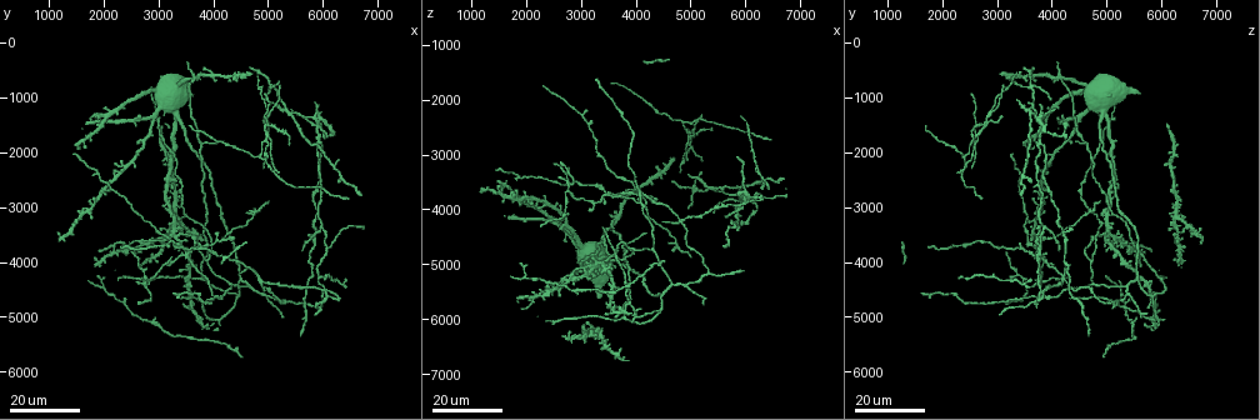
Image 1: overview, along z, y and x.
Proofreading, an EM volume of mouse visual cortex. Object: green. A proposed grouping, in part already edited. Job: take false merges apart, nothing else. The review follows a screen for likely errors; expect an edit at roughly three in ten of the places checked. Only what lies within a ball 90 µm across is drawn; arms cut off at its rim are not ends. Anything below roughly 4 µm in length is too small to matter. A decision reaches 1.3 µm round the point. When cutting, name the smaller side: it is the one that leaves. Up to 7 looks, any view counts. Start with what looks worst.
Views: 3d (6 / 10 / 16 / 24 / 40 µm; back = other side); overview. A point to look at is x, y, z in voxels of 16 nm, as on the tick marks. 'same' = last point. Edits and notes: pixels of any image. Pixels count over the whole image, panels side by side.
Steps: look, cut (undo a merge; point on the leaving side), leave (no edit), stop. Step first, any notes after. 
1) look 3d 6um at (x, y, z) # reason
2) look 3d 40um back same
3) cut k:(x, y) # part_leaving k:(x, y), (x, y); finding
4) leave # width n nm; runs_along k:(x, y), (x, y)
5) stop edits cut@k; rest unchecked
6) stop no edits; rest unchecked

look 3d 24um at (3450, 3900, 3700) # four or more arms meet

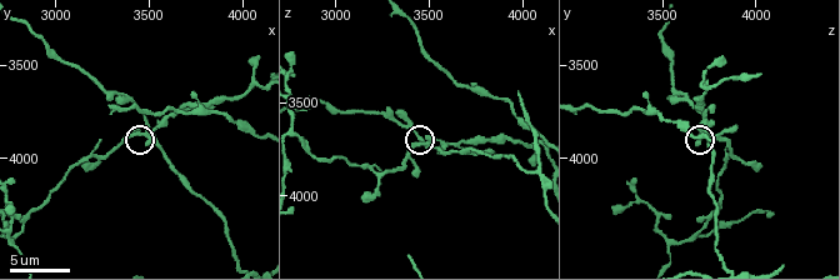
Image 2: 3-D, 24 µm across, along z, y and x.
look 3d 10um at (3500, 3860, 3720)

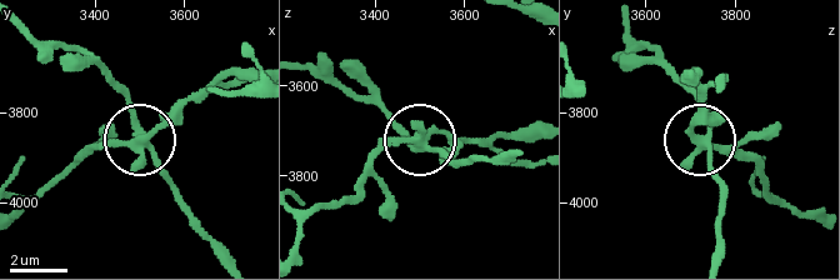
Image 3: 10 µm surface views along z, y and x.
cut 3:(174, 114) # width 280 nm; part_leaving 3:(143, 144), (226, 78), (255, 73); two cells meet here

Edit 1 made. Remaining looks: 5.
look overview

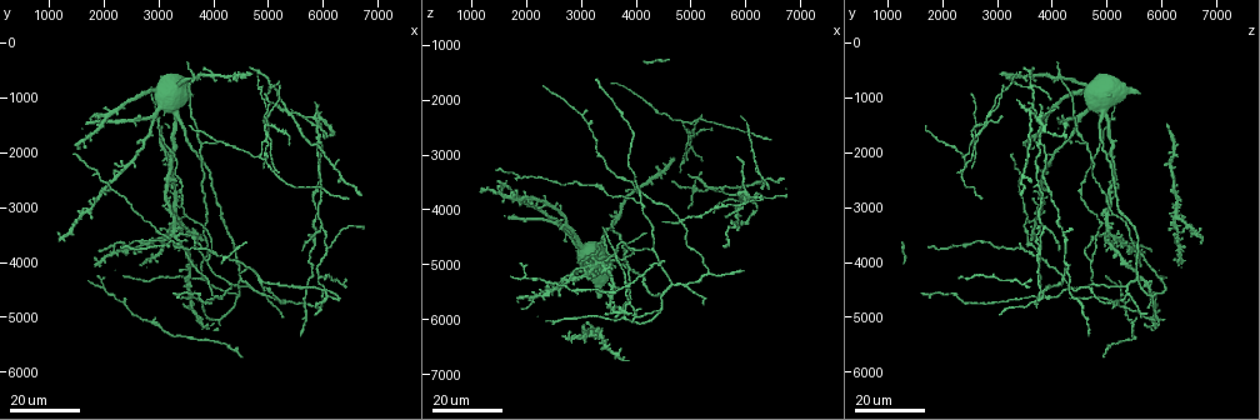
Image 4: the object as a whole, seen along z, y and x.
look 3d 16um at (4900, 4600, 5400) # a fork

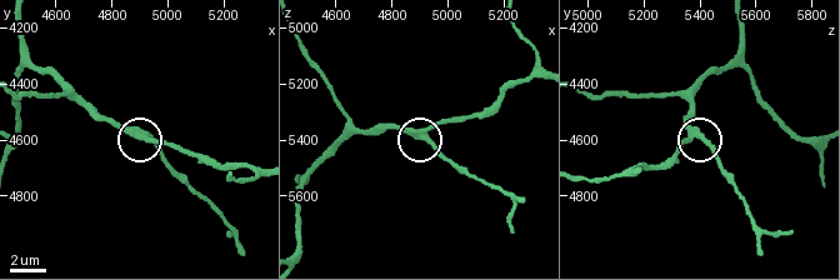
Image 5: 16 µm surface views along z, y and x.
look 3d 6um at (4920, 4580, 5380)

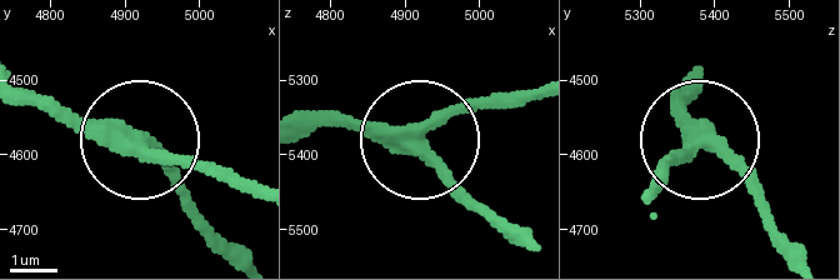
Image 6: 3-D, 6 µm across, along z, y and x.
leave # arms 3; runs_along 6:(304, 131), (340, 120), (428, 148), (504, 235); all the same cell

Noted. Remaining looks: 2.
look 3d 24um at (5300, 4700, 5100) # a fork

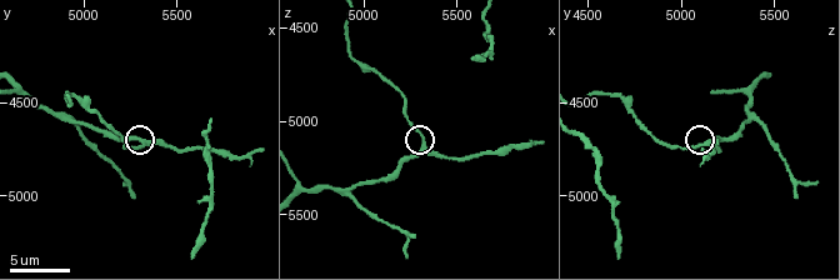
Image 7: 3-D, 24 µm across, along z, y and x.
look 3d 10um at (5340, 4720, 5140)

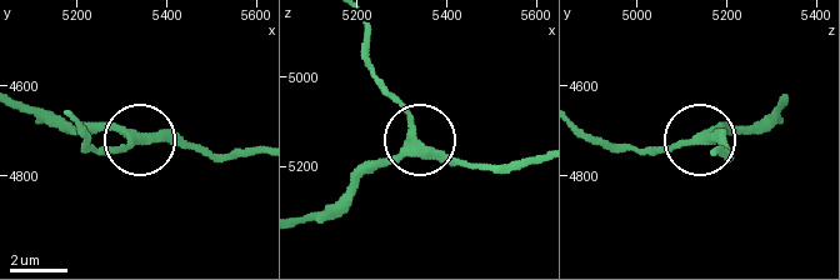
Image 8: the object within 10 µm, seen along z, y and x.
leave # width 270 nm; runs_along 8:(305, 219), (363, 173), (420, 146), (483, 169); one cell here

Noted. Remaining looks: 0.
stop edits cut@3; rest unchecked

